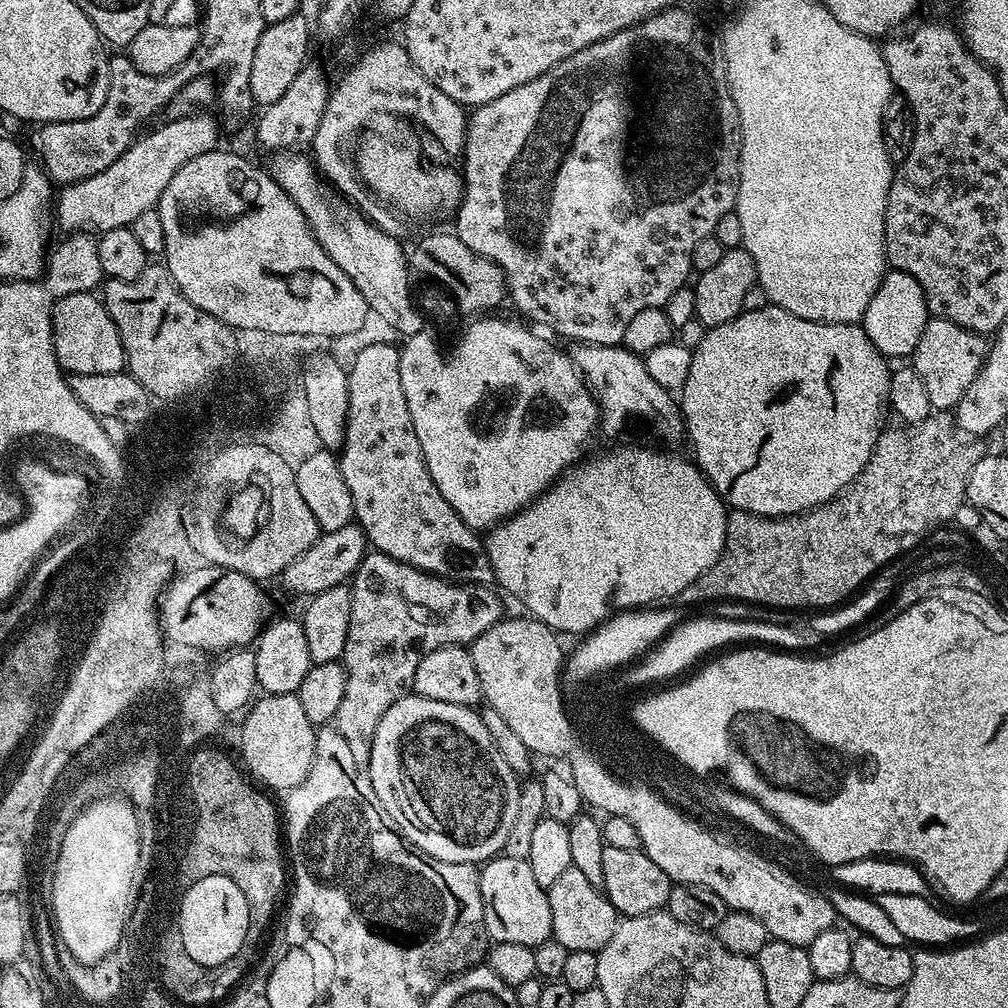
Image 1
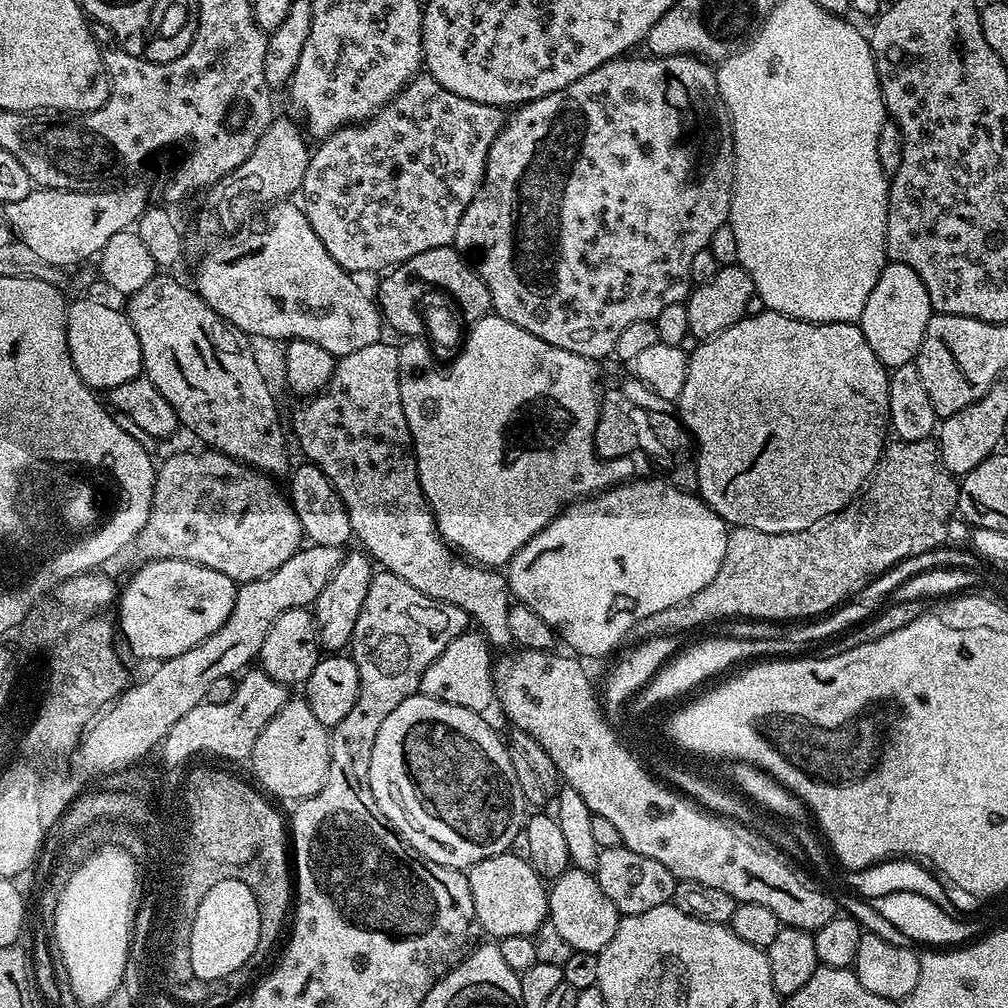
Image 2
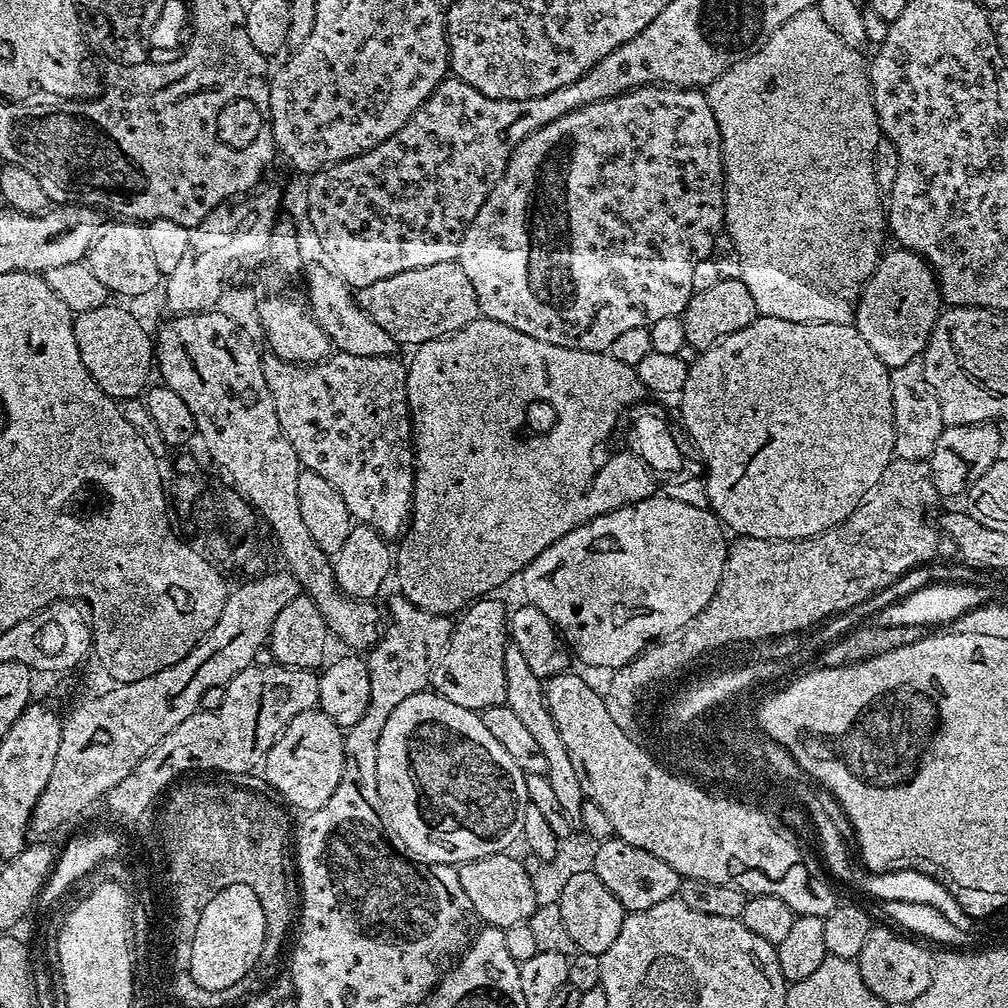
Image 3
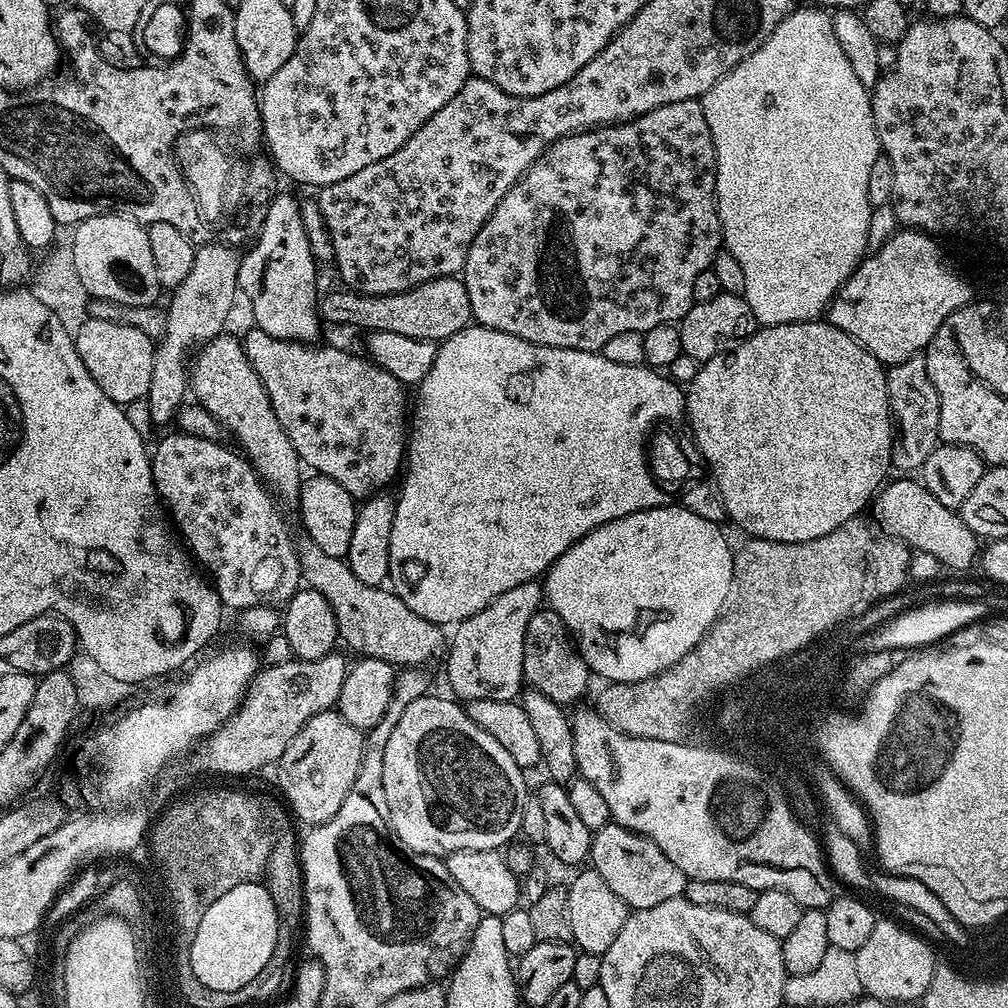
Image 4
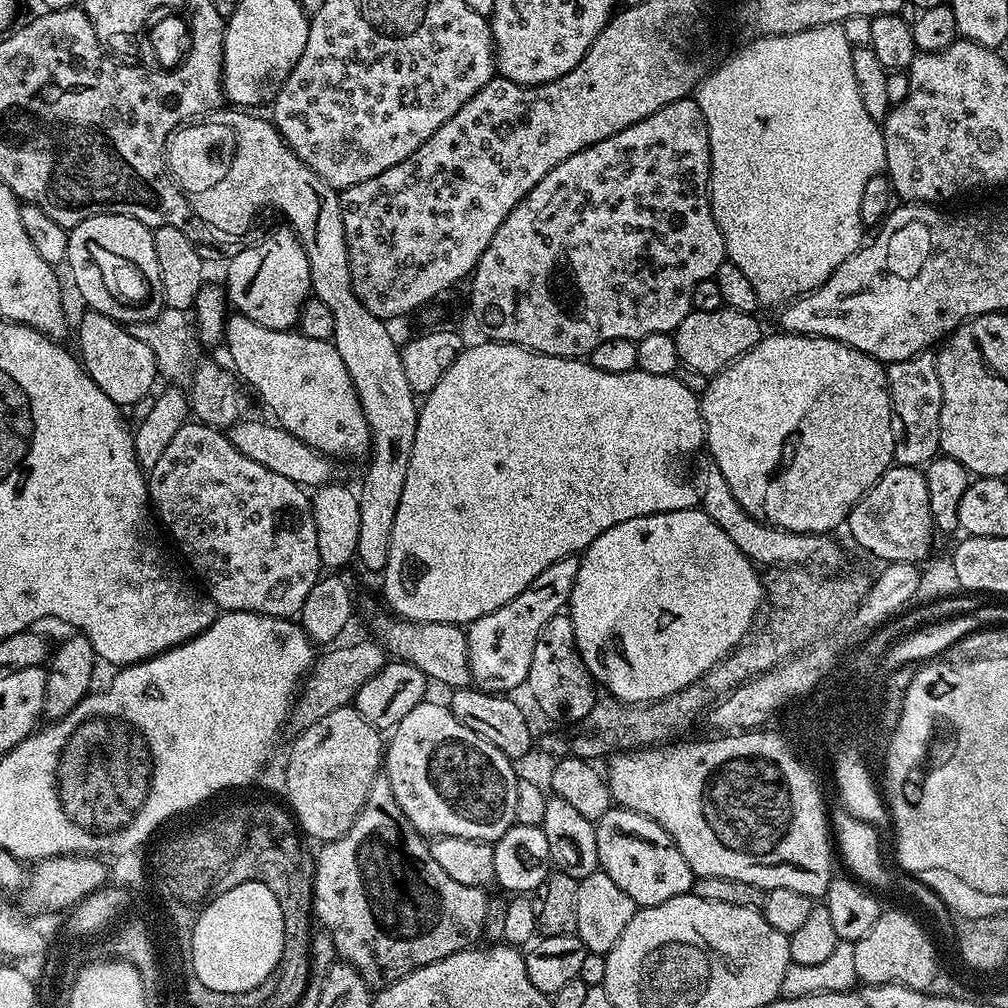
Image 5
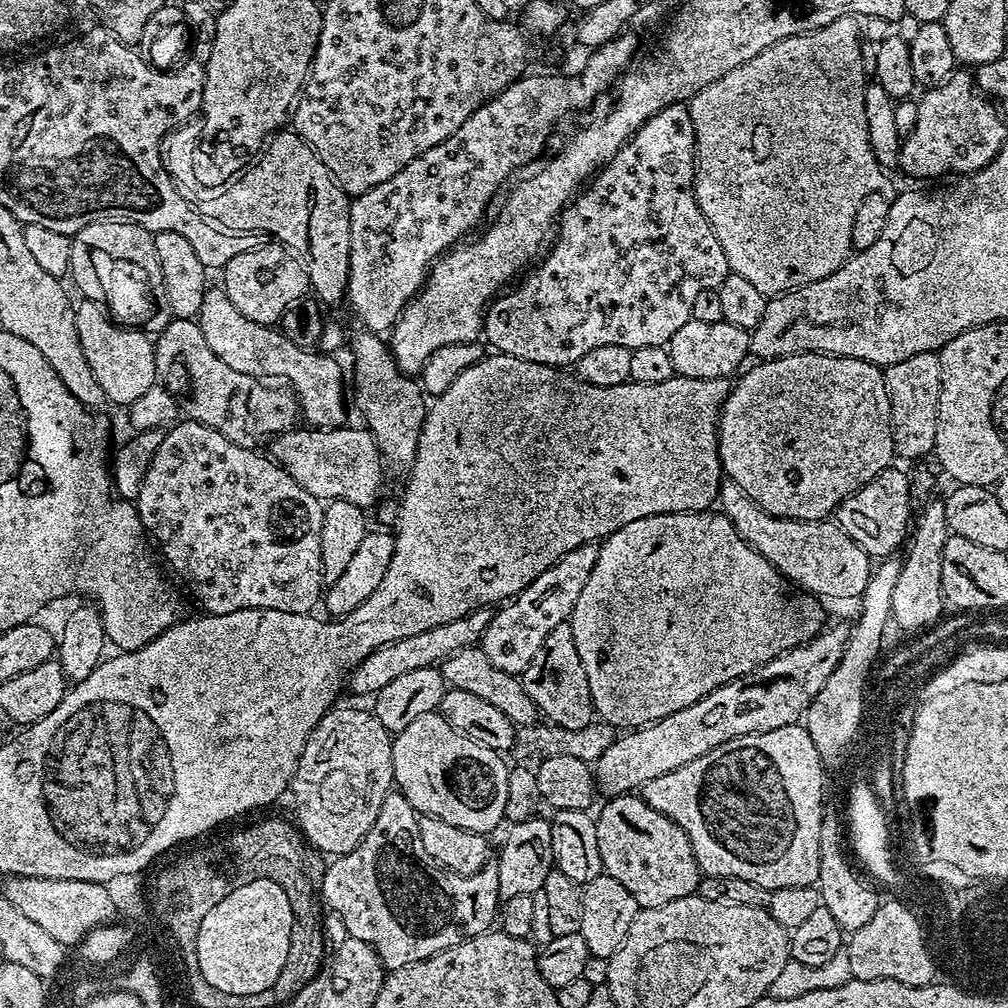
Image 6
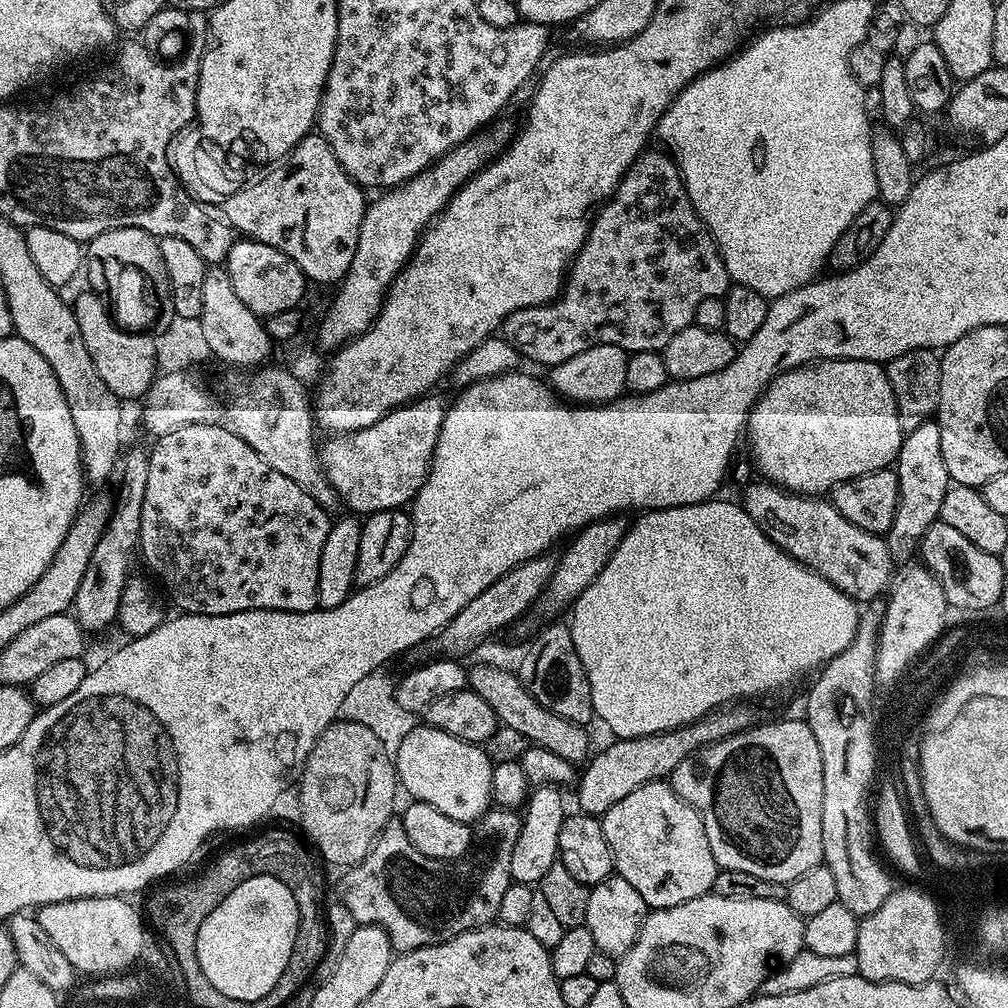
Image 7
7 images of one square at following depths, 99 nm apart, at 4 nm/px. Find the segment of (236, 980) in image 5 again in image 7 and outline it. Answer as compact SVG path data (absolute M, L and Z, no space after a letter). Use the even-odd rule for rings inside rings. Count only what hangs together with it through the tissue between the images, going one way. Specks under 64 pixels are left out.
M252 876L214 906L196 940L198 962L210 986L228 998L260 999L281 978L296 945L299 926L294 894L278 878Z

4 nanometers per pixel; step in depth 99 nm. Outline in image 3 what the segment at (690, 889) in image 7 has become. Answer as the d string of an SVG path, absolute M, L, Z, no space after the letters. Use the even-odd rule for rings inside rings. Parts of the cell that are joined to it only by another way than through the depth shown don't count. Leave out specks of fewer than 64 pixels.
M619 838L597 843L591 872L602 878L602 886L622 902L625 913L650 910L658 902L673 899L680 891L682 879L662 858L654 858L654 854L646 854L646 850L638 850L638 846L630 846L630 842Z

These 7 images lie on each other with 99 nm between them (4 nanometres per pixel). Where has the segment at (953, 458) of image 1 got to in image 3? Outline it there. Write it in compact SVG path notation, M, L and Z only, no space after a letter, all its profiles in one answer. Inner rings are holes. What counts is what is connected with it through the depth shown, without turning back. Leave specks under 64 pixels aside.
M893 458L886 470L882 470L882 478L878 478L878 482L874 482L874 486L866 490L866 498L858 502L854 514L822 534L805 540L767 540L736 536L734 542L728 544L728 557L724 563L720 585L708 605L676 635L667 637L663 642L653 643L629 664L624 664L611 673L612 681L609 682L608 689L603 689L602 692L606 710L610 710L610 718L614 718L618 726L627 729L636 716L636 703L639 702L640 695L659 676L668 676L671 672L678 671L683 664L698 659L711 648L724 648L727 644L748 644L751 640L765 642L777 636L815 629L821 622L868 601L875 592L889 587L912 568L929 563L937 555L937 529L932 529L924 521L924 515L935 506L936 500L938 501L938 493L925 461Z

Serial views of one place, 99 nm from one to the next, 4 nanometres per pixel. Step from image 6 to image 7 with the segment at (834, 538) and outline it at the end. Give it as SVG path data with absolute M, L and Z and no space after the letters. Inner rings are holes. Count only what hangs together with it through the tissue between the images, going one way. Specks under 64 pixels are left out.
M757 481L749 486L742 506L752 520L762 524L765 535L777 547L857 601L871 602L887 591L894 566L883 537L854 526L829 501L820 502L821 499L789 493L771 483Z

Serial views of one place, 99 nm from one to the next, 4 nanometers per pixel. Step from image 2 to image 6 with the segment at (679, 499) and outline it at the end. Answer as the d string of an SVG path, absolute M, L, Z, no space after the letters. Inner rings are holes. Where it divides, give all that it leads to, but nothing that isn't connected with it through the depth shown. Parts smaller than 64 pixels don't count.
M719 510L671 512L650 518L638 518L638 522L626 522L626 526L604 537L599 550L598 558L594 562L594 570L590 570L590 578L586 578L586 586L582 586L582 594L578 594L578 602L572 611L570 623L574 630L574 646L578 646L578 658L582 658L582 670L586 670L586 678L590 682L595 715L603 723L613 725L617 729L638 729L656 720L664 719L667 715L698 702L703 696L718 690L723 684L750 675L784 651L814 639L825 627L822 606L824 604L811 594L800 594L800 597L796 597L790 590L792 588L789 581L781 576L771 562L739 536L730 517Z

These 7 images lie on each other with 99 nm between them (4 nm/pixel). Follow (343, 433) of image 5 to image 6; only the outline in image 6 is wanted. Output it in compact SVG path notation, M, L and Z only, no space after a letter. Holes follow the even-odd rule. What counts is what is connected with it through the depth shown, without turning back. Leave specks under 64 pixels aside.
M209 287L202 298L198 323L210 350L240 374L281 376L299 401L299 415L314 428L339 428L344 420L344 372L337 357L294 346L275 327L259 324L232 305L223 287Z

